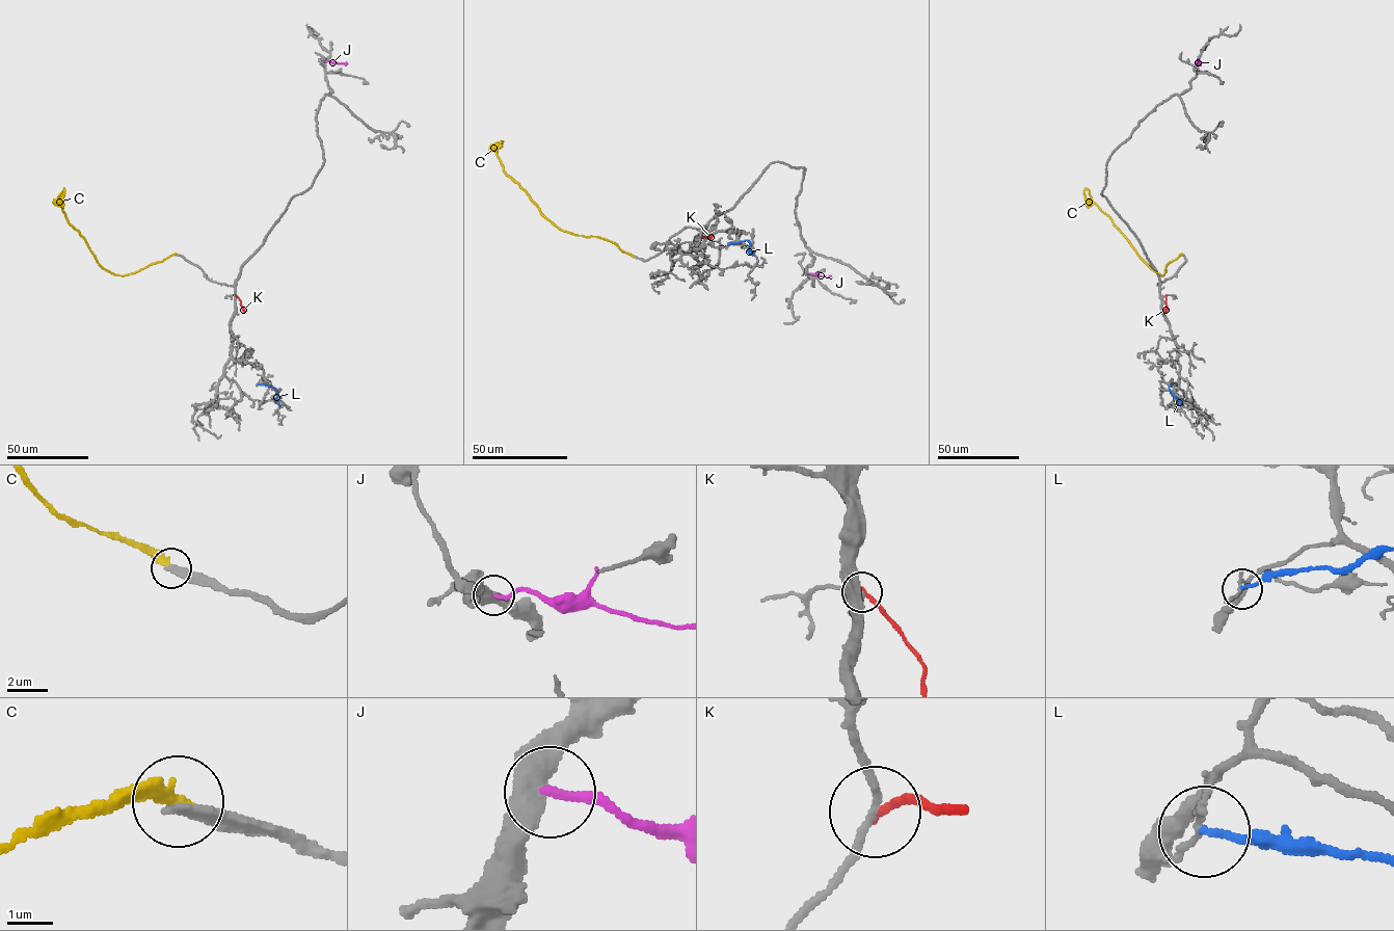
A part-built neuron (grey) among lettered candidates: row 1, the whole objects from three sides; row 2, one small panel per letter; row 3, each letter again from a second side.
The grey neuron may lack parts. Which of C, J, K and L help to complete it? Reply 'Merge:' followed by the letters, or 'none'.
Merge: none

